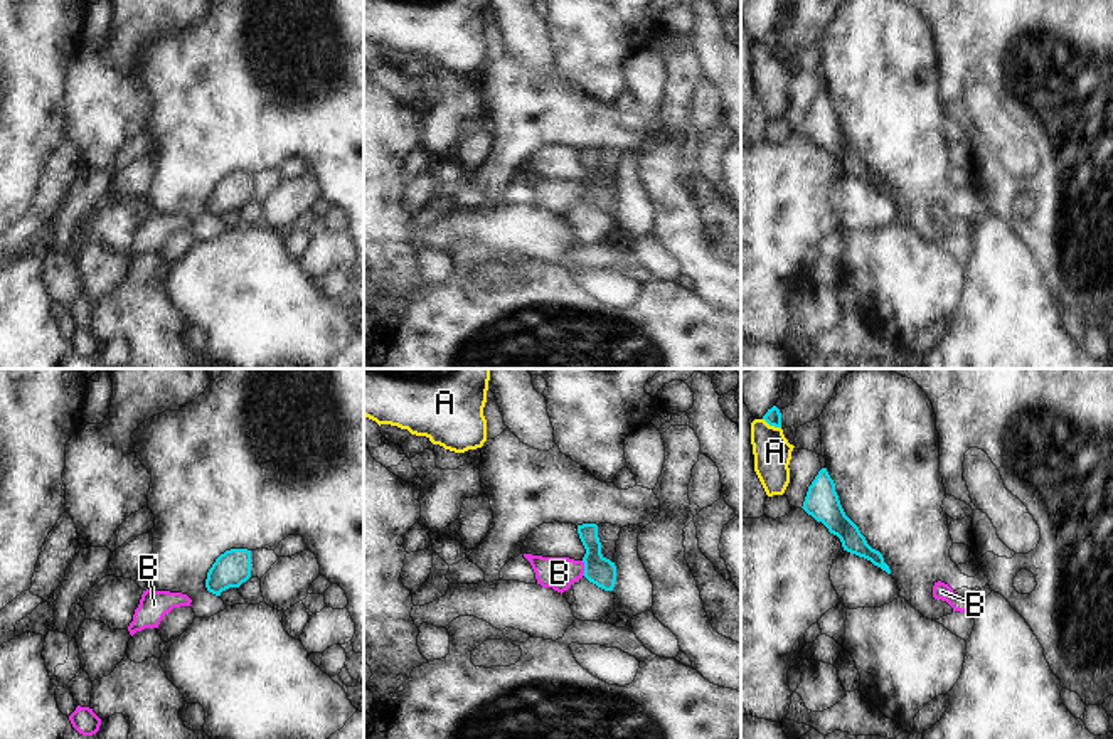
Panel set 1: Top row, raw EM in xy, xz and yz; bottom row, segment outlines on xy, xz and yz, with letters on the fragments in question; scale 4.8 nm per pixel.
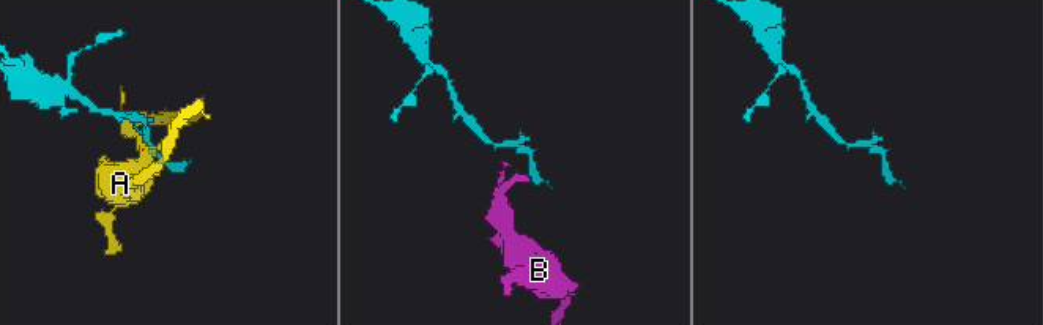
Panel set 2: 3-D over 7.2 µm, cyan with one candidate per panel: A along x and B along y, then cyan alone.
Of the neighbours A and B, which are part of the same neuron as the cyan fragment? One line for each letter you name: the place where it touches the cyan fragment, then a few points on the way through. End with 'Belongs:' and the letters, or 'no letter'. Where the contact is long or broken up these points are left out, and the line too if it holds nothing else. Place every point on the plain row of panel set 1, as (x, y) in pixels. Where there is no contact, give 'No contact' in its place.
B: Touches cyan at xz (585, 191). Path across: xz (598, 192), (585, 191), (559, 196)
Belongs: B.

